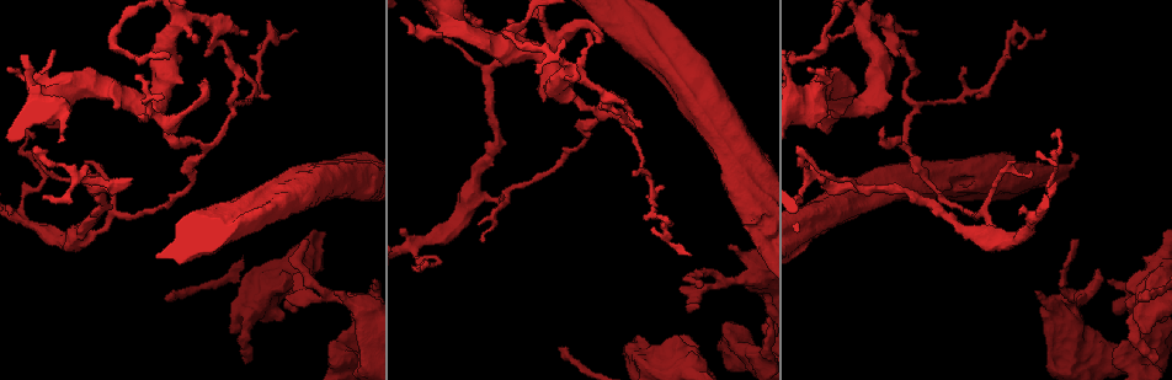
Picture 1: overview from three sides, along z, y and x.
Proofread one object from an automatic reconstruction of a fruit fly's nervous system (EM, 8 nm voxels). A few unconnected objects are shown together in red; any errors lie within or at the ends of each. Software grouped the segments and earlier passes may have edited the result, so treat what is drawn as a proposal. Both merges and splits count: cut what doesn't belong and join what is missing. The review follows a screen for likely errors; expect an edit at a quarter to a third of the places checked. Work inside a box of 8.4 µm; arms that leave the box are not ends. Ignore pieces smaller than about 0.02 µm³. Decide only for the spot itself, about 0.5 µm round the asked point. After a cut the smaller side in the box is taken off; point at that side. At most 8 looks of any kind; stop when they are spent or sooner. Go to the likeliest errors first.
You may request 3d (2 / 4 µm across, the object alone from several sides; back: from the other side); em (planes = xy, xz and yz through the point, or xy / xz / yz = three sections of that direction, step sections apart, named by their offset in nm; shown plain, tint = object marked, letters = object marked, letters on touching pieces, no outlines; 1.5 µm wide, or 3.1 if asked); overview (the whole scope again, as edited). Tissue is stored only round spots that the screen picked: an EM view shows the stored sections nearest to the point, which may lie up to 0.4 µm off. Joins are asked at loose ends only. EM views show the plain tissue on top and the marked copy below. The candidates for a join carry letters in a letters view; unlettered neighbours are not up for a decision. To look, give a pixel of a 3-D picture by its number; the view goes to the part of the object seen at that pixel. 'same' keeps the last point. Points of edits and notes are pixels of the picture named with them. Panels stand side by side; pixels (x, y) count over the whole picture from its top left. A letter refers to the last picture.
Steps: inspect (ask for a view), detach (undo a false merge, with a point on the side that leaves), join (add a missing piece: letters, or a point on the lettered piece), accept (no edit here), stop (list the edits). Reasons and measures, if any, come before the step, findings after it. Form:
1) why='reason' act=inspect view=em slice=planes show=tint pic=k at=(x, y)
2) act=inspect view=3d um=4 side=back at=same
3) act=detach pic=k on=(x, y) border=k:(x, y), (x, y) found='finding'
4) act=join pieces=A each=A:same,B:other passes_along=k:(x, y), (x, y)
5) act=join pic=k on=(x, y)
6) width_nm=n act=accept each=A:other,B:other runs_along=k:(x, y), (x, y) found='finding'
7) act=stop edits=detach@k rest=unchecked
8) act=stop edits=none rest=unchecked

why='calibre changes' act=inspect view=em slice=xz step=8 show=letters pic=1 at=(862, 20)

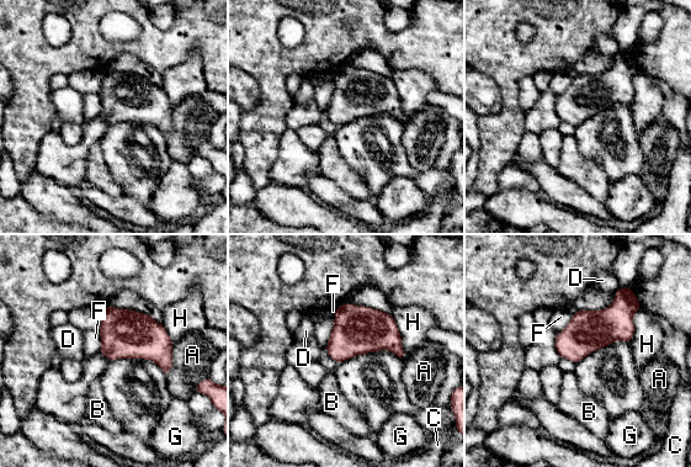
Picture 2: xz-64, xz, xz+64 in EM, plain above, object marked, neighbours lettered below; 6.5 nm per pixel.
act=accept each=A:other,B:other,C:other,D:other,F:other,G:other,H:other border=2:(391, 314), (407, 355) found='one cell here'

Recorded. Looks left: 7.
why='free end' act=inspect view=em slice=planes show=letters pic=1 at=(1038, 293)

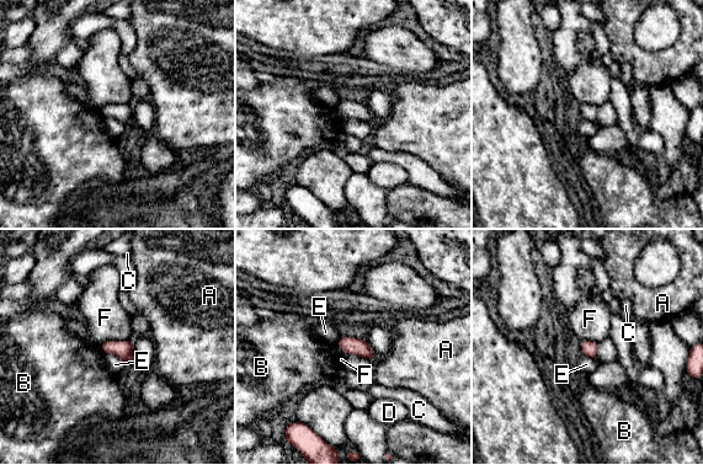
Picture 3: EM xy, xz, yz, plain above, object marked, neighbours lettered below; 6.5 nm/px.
act=accept each=A:other,B:other,C:other,D:other,E:other,F:other border=3:(102, 351), (111, 352), (124, 362) found='no lettered piece goes on from it'

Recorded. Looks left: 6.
act=inspect view=em slice=xz step=8 show=tint pic=1 at=(114, 106)

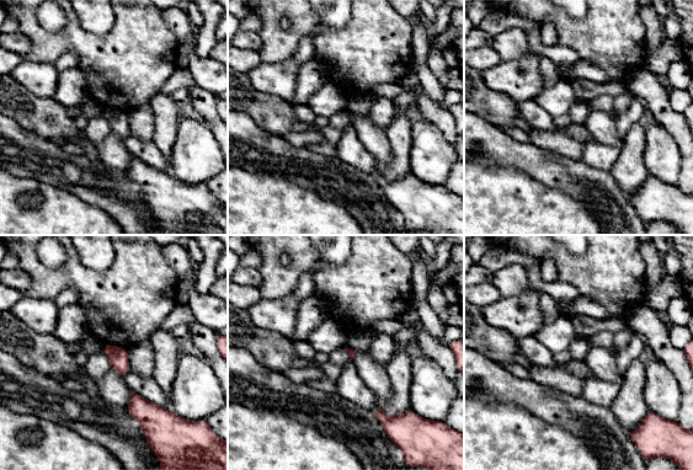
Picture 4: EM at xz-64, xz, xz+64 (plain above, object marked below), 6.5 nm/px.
why='cut it another way' act=inspect view=em slice=planes show=letters at=same

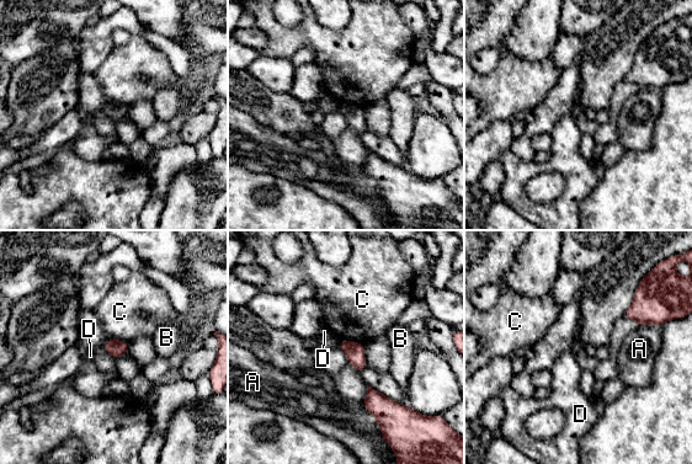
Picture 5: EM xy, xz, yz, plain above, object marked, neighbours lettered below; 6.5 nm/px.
act=accept each=A:other,B:other,C:other,D:other border=5:(340, 340), (360, 341), (363, 345) found='no lettered piece goes on from it'

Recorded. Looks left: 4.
act=stop edits=none rest=unchecked

